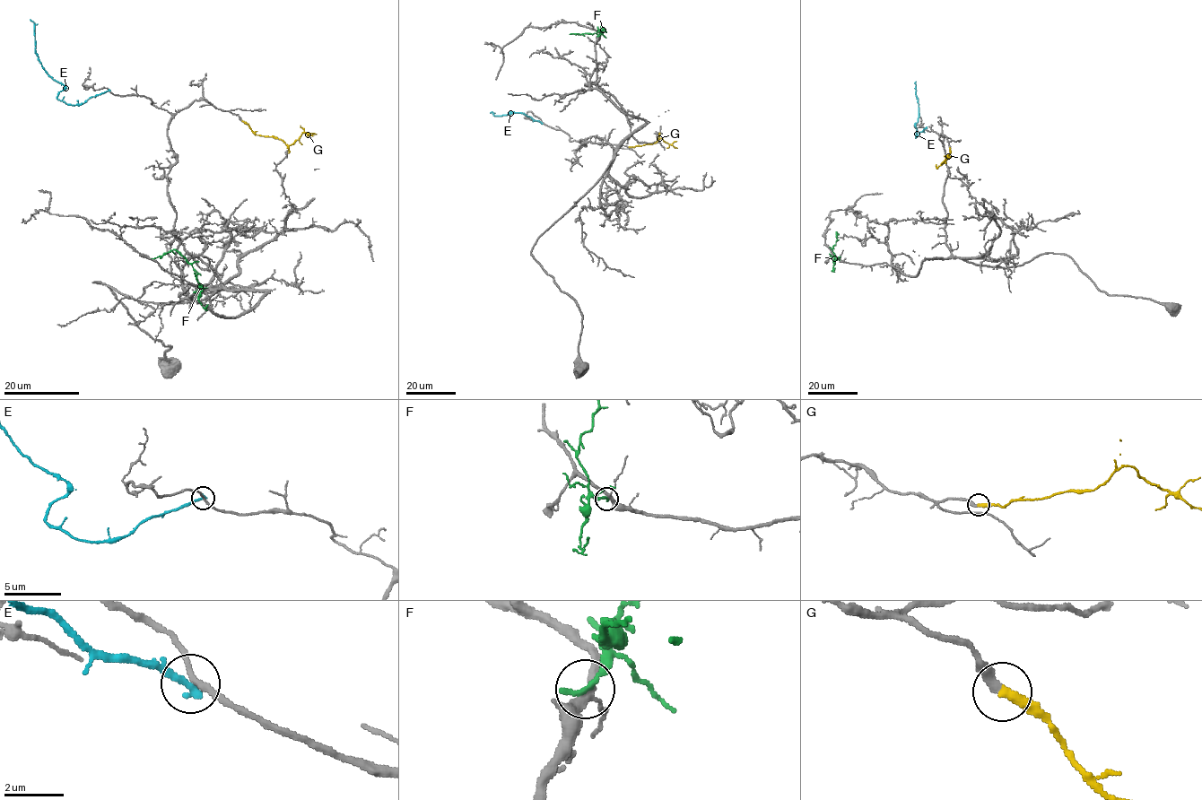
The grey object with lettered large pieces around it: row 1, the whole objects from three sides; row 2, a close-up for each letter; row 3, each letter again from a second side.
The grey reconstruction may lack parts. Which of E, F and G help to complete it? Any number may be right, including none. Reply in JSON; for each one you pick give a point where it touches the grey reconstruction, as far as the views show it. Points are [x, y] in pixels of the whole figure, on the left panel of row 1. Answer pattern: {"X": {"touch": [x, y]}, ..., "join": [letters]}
{"G": {"touch": [242, 121]}, "join": ["G"]}

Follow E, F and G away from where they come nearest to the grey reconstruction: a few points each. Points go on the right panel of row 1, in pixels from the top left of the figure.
E: (926, 128), (915, 137), (918, 112), (916, 82)
F: (839, 259), (832, 251), (836, 232), (837, 238)
G: (949, 148), (949, 157), (942, 164), (946, 156), (951, 156)

